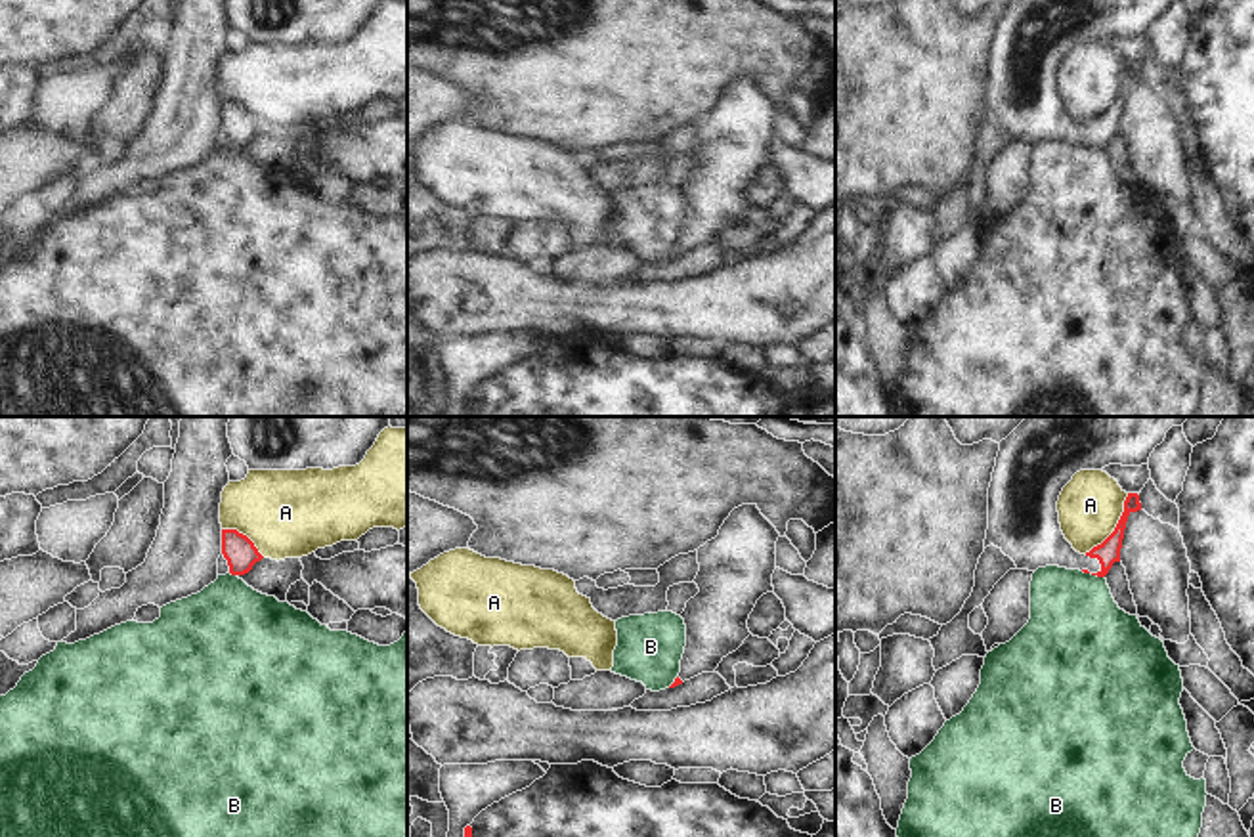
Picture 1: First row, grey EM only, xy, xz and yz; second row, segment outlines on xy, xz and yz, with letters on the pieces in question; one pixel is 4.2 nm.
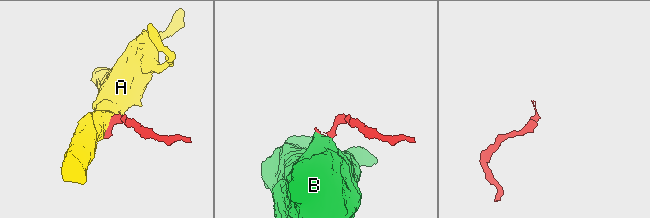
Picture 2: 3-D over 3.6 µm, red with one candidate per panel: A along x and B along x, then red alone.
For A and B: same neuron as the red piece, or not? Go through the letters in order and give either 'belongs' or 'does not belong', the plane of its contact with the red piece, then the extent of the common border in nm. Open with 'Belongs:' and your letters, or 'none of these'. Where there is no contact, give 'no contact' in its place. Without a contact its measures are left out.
Belongs: none of these
A: does not belong | yz | 320 nm
B: does not belong | yz | 100 nm

